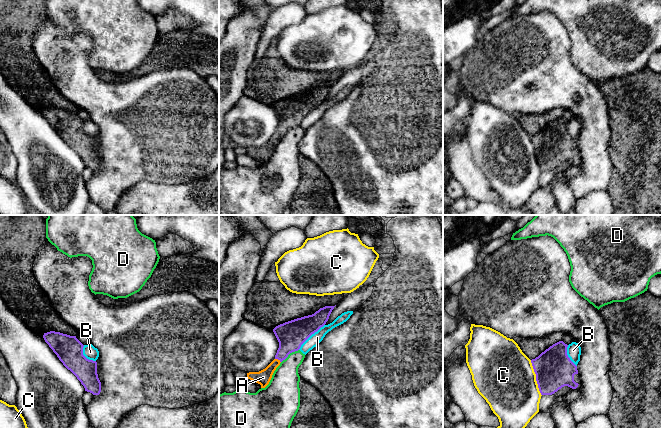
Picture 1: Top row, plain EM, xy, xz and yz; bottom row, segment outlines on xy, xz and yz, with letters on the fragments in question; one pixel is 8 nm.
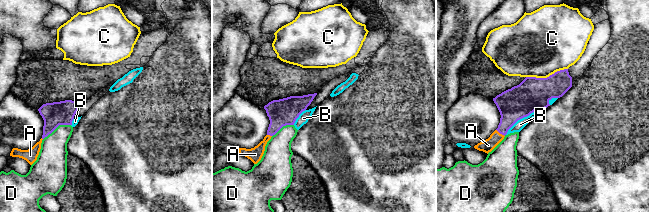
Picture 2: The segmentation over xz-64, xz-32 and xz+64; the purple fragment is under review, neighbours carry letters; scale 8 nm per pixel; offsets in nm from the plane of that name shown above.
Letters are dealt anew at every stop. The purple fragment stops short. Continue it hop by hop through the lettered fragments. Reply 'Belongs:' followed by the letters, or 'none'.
Belongs: A

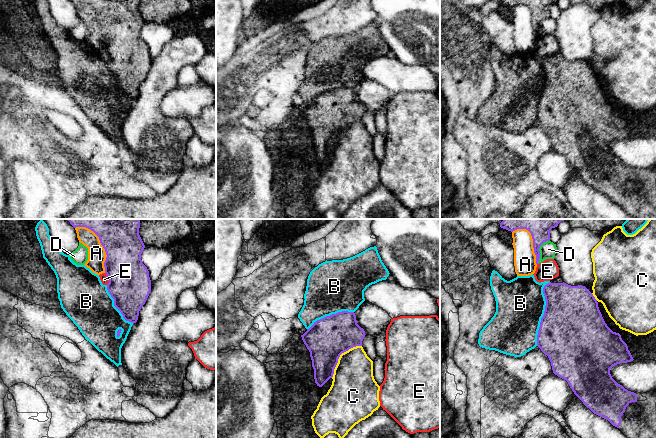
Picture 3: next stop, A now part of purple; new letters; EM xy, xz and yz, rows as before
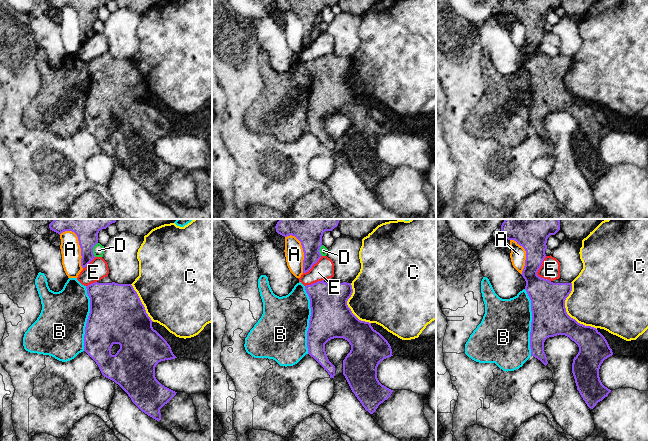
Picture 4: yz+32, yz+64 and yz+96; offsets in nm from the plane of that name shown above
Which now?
Belongs: none

